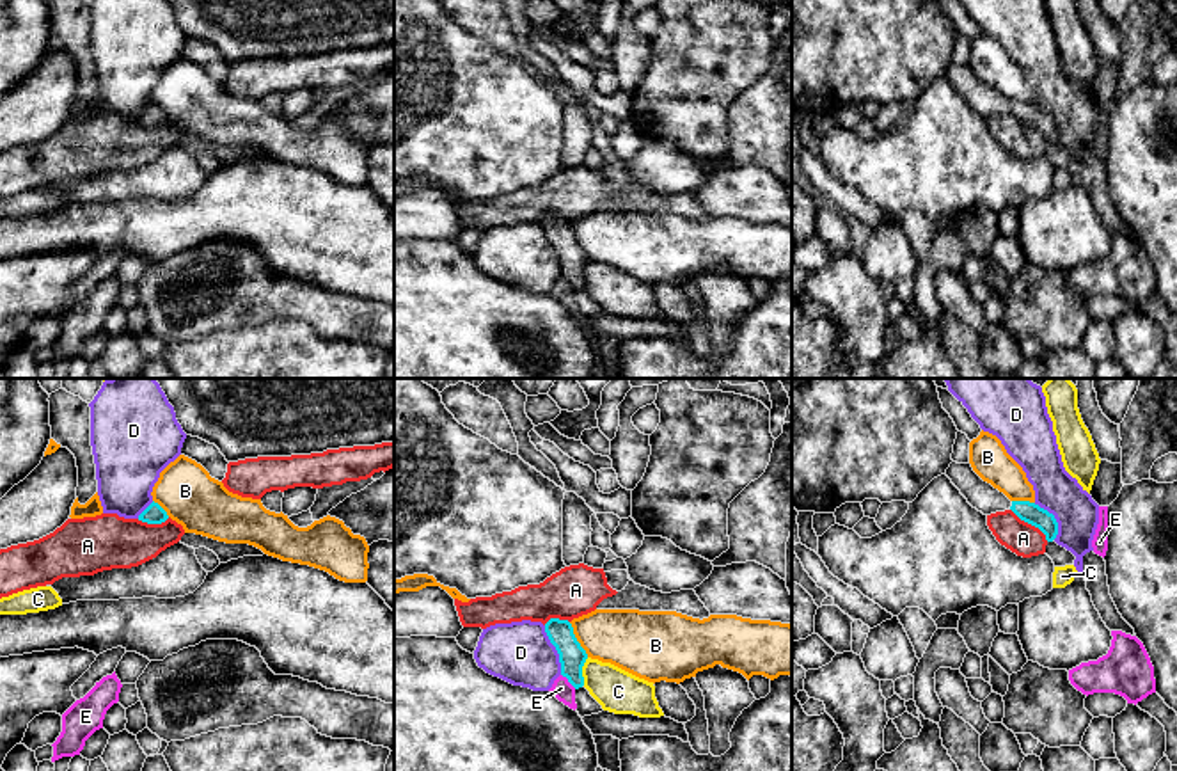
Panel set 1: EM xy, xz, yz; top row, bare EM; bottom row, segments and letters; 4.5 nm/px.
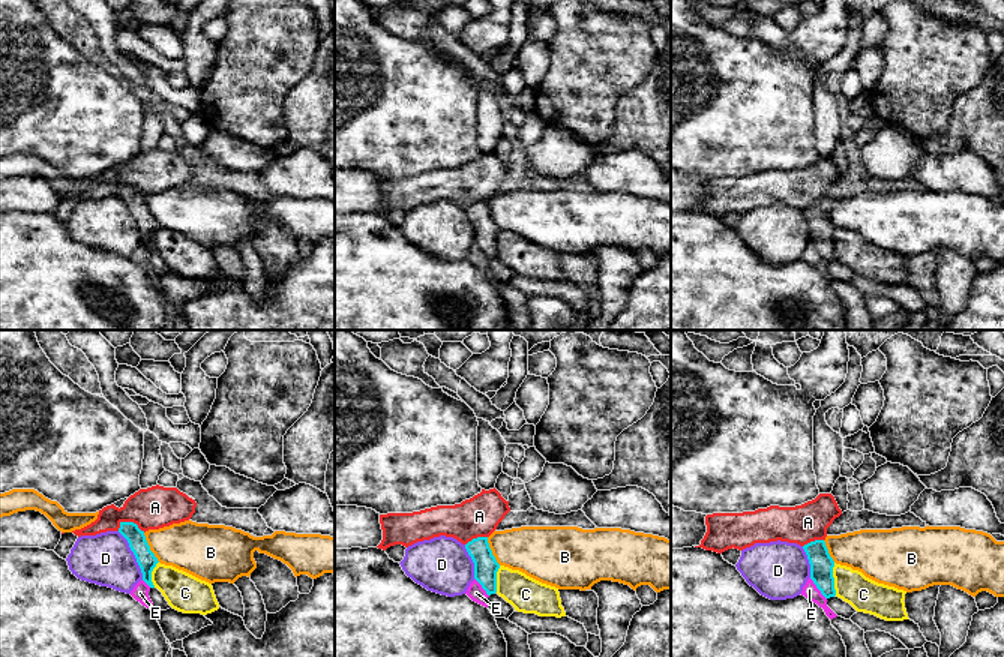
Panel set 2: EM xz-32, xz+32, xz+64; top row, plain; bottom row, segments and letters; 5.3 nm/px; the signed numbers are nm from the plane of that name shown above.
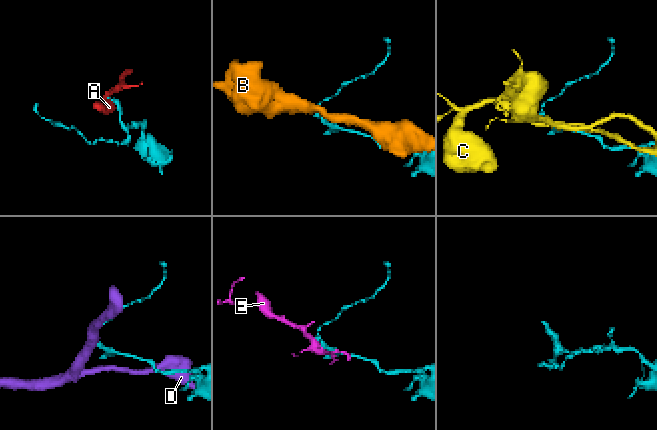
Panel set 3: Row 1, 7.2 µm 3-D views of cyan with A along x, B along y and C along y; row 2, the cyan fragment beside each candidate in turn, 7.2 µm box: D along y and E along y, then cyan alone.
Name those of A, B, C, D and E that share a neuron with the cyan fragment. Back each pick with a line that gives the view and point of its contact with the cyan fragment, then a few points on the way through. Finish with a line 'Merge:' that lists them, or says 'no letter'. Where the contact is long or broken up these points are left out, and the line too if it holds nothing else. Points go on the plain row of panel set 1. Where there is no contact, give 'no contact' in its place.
Merge: no letter

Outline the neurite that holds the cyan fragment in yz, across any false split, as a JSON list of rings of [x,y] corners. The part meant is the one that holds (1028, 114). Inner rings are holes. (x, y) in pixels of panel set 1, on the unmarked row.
[[[952,64],[946,71],[946,78],[968,101],[968,105],[991,117],[996,114],[1012,112],[1021,123],[1039,130],[1047,144],[1053,144],[1058,137],[1058,124],[1053,115],[1030,103],[1010,103],[1003,94],[983,83],[971,69],[971,66]]]

